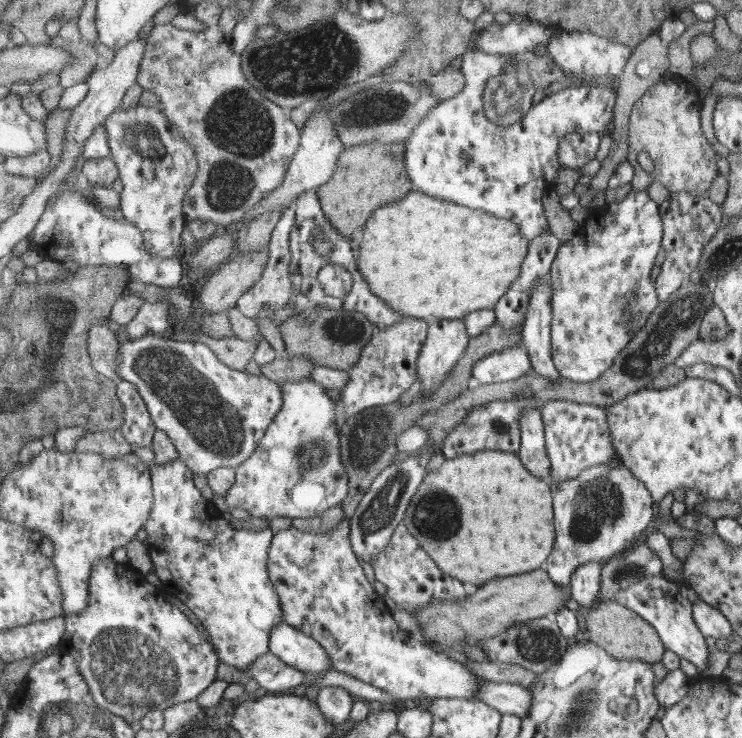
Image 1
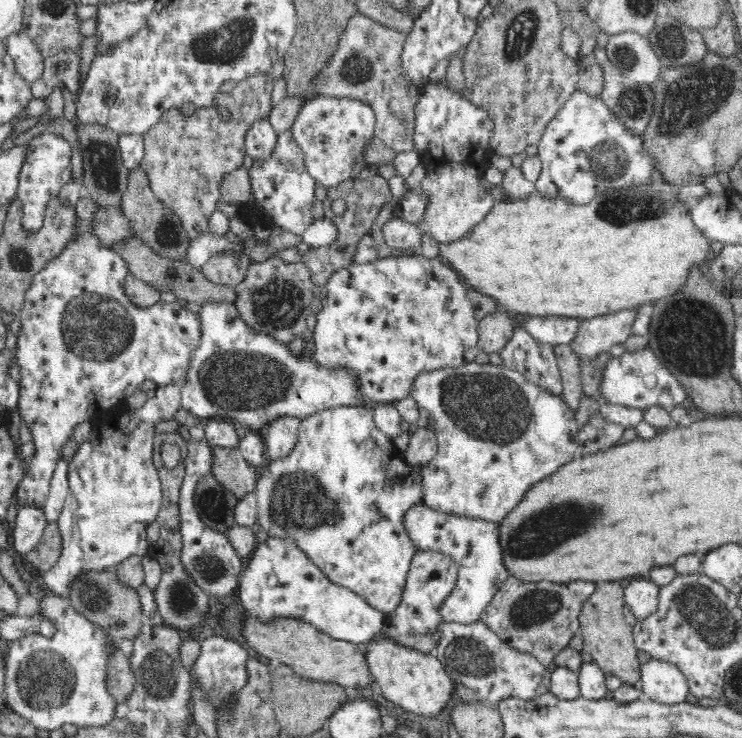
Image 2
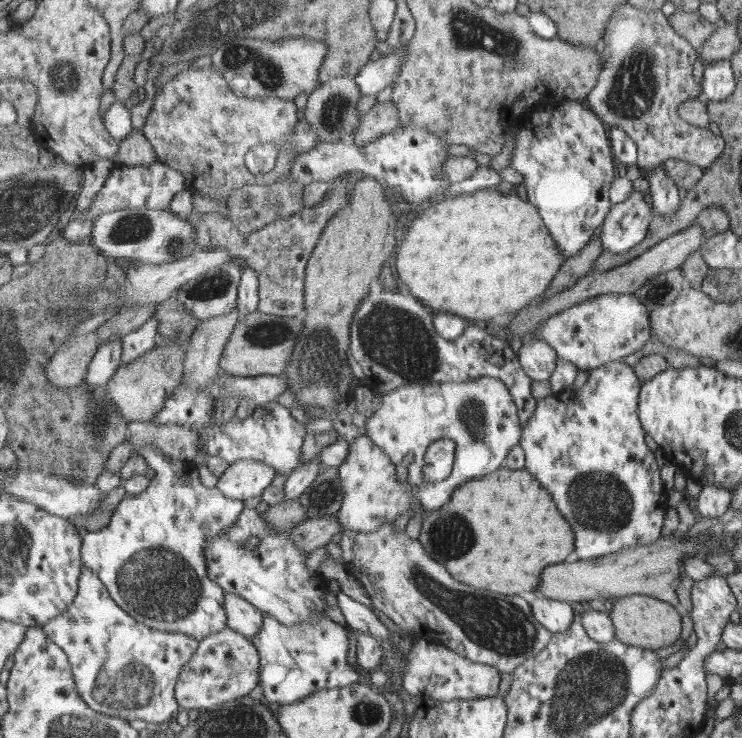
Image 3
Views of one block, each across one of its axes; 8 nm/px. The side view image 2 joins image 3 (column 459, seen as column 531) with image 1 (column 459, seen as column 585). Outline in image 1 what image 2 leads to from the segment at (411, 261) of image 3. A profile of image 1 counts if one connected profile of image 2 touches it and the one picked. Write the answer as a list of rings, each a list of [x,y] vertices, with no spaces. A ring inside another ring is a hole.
[[[411,190],[405,198],[397,200],[393,204],[387,204],[379,210],[375,210],[373,216],[369,218],[366,226],[362,230],[362,240],[359,243],[359,270],[365,275],[365,279],[369,282],[370,289],[379,295],[383,300],[387,301],[395,311],[403,313],[407,317],[417,317],[418,319],[464,319],[469,313],[476,310],[485,310],[485,308],[494,309],[498,306],[499,300],[505,297],[505,294],[511,290],[513,282],[519,280],[521,272],[523,272],[523,260],[529,254],[531,241],[521,233],[521,227],[517,226],[511,219],[499,218],[491,213],[481,210],[472,209],[459,203],[454,203],[443,198],[433,198],[425,192]]]

